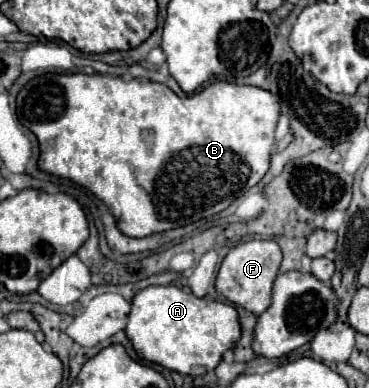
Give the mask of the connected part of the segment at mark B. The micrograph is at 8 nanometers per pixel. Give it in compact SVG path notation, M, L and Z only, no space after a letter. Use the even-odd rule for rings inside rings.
M46 73L40 75L32 81L28 81L22 91L16 97L16 113L20 123L30 129L40 145L40 157L38 157L38 169L56 177L64 177L70 179L82 187L86 187L88 191L92 191L100 201L106 203L106 207L110 209L110 213L116 219L118 229L128 235L128 237L148 237L154 233L162 233L162 231L170 231L176 227L184 227L190 223L196 223L200 219L212 217L220 211L224 211L236 197L240 197L246 189L254 187L264 173L270 167L270 155L274 149L274 129L280 117L280 105L276 95L272 95L270 91L258 89L258 87L250 87L250 85L236 85L236 83L226 83L226 81L214 81L208 87L204 87L200 93L188 95L188 97L178 97L174 91L170 91L166 85L162 83L140 83L138 79L130 79L130 81L122 81L120 77L110 77L110 75L84 75L84 73L62 73L62 75L54 75L54 73Z

